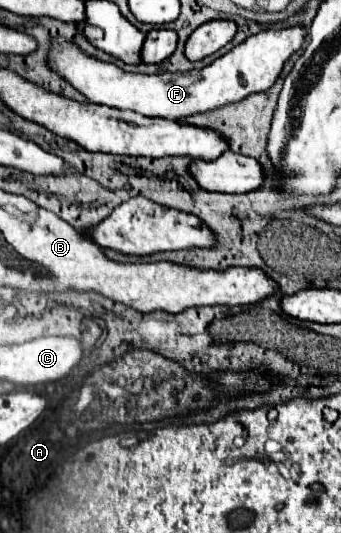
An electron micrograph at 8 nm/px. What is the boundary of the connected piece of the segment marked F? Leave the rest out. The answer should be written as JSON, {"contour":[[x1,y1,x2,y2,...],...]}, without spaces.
{"contour":[[288,28,288,30,268,30,246,38,242,44,232,48,222,58,214,60,210,66,202,70,188,70,188,72,174,72,174,74,132,74,124,72,114,64,100,62,96,58,86,56,62,38,58,38,50,52,50,66,66,76,74,88,78,88,90,102,112,106,118,110,132,110,142,116,158,116,168,120,182,120,186,116,198,112,210,112,226,104,234,104,244,100,250,94,264,92,274,86,280,78,286,60,300,50,306,32,302,28]]}

